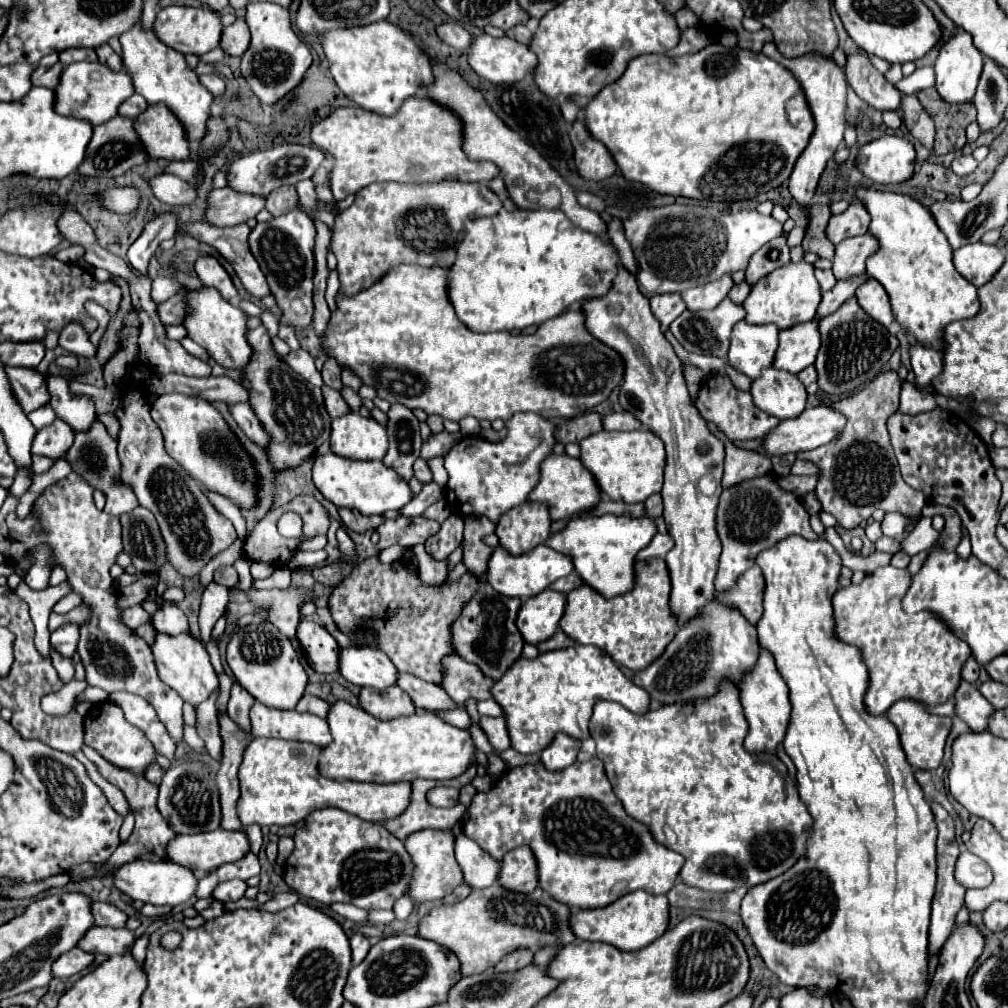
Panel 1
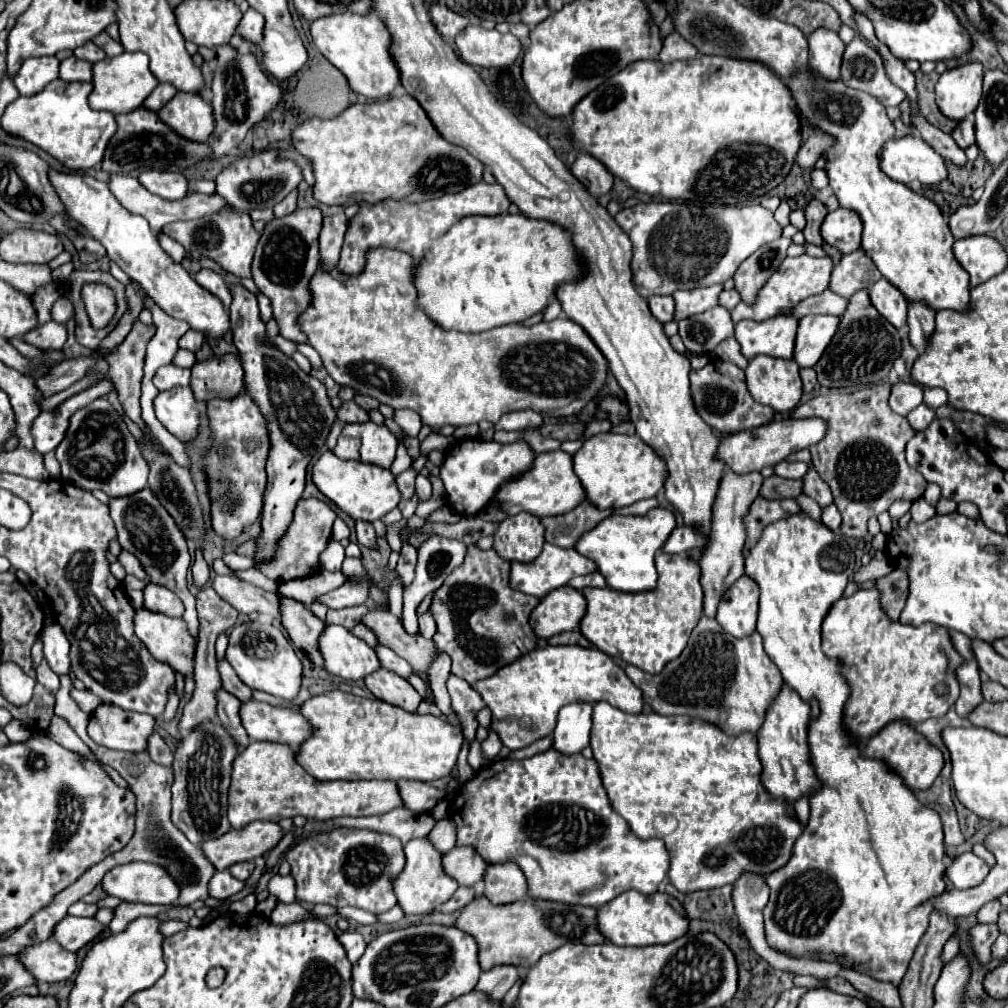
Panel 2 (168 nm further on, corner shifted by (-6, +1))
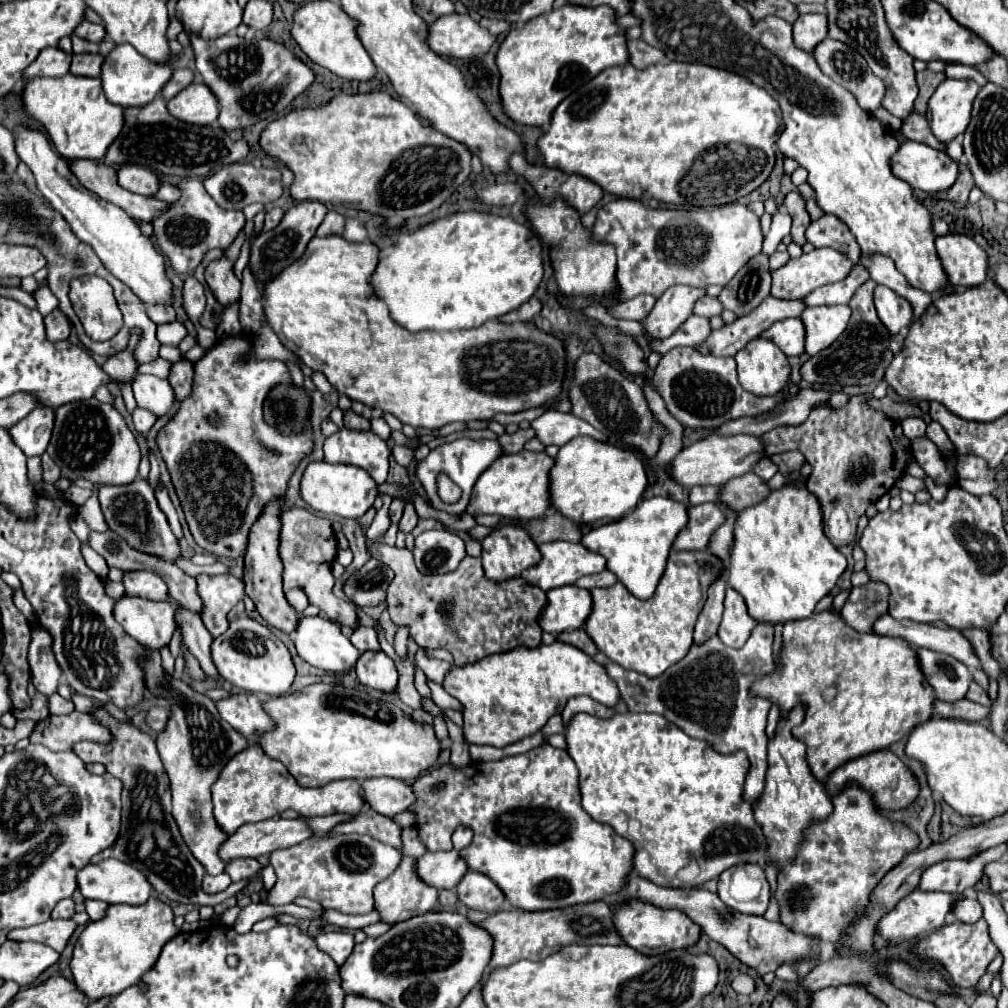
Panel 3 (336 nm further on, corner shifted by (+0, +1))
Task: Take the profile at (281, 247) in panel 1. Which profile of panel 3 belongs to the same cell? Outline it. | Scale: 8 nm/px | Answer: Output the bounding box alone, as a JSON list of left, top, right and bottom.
[247,201,327,289]

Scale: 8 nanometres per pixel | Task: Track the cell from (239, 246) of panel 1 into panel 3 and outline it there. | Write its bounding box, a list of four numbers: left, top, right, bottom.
[153,179,245,273]

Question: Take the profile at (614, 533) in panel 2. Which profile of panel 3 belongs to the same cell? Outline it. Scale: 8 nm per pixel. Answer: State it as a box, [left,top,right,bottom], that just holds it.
[581,497,687,599]

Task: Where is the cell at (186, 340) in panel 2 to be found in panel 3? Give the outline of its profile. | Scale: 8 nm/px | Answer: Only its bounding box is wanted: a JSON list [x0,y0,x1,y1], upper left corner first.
[157,321,187,347]

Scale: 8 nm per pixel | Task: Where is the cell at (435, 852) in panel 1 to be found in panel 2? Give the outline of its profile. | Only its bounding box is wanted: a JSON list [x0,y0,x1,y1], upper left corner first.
[393,839,457,915]

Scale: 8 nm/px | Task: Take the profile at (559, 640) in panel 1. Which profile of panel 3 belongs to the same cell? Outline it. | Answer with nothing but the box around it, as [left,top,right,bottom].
[557,629,597,657]

